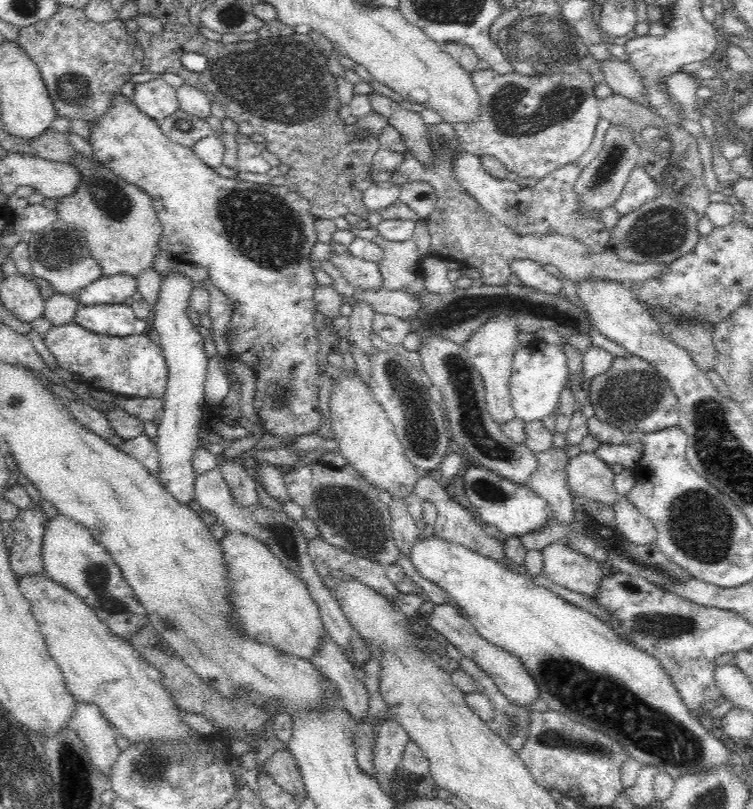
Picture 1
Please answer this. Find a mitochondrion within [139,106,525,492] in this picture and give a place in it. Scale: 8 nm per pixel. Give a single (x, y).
(261, 226)

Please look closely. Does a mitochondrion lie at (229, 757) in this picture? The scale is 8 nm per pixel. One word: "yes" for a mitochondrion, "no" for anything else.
no

